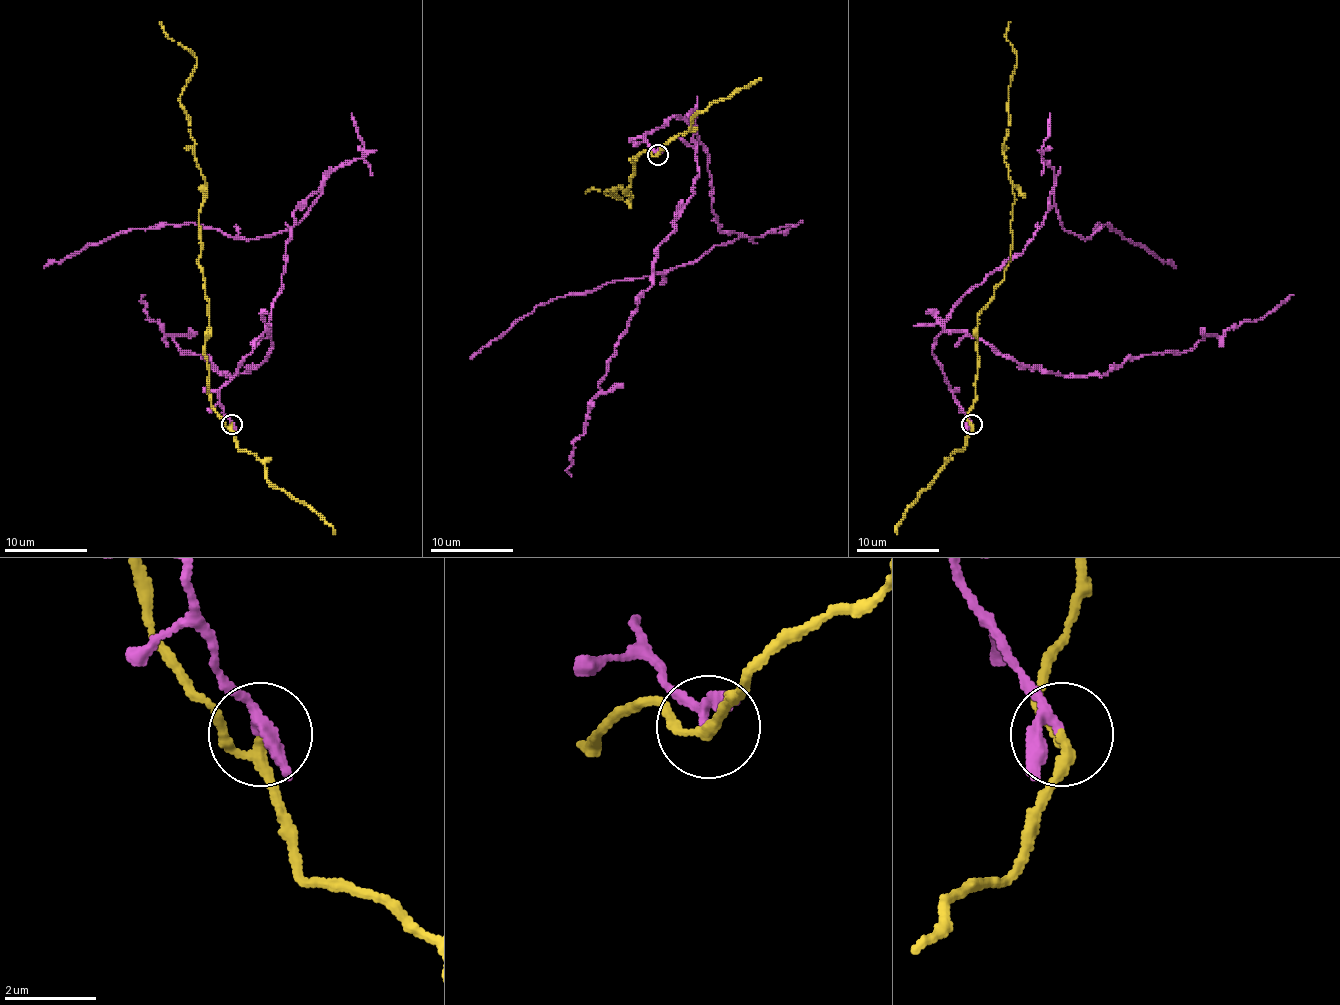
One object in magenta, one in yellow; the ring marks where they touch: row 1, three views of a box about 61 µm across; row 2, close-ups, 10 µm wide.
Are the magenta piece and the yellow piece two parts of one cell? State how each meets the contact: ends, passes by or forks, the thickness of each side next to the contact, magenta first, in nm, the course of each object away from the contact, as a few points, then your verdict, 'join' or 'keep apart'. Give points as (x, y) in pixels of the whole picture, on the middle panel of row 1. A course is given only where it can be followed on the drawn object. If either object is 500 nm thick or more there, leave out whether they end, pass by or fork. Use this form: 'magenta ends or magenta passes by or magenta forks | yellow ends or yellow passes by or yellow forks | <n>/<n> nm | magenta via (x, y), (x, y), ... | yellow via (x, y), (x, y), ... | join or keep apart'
magenta passes by | yellow passes by | 180/200 nm | magenta via (658, 154), (645, 136), (678, 115), (705, 150), (720, 228), (742, 237), (693, 262), (557, 297), (470, 359) | yellow via (658, 154), (643, 150), (631, 160), (625, 195), (633, 195), (621, 185), (606, 191), (623, 200), (585, 193) | keep apart

